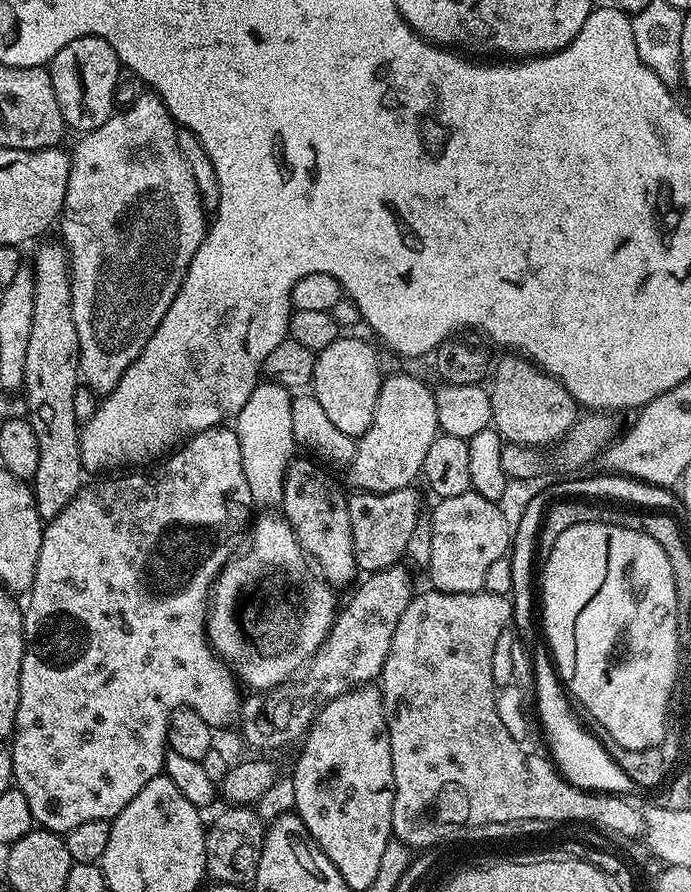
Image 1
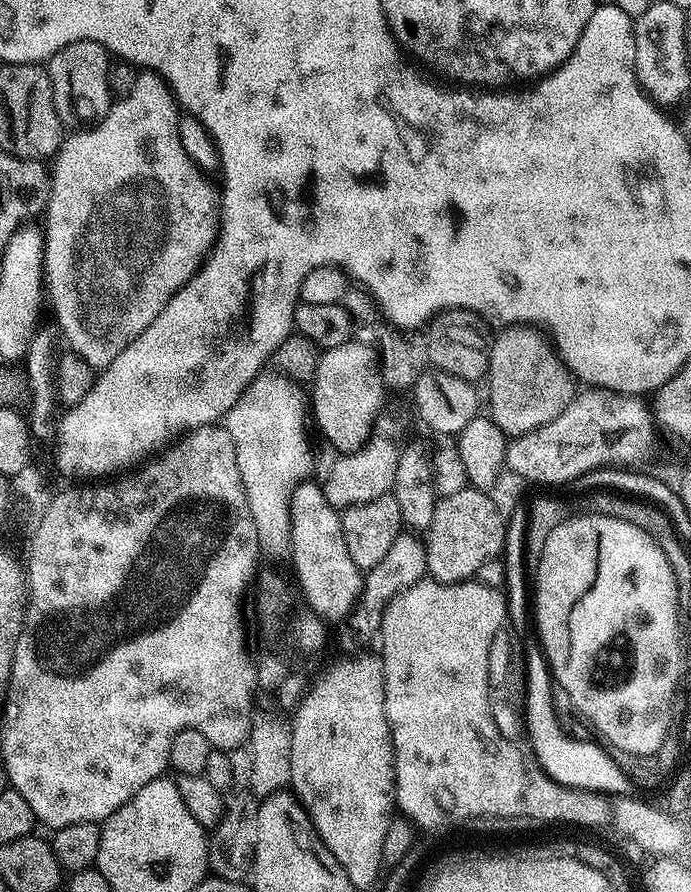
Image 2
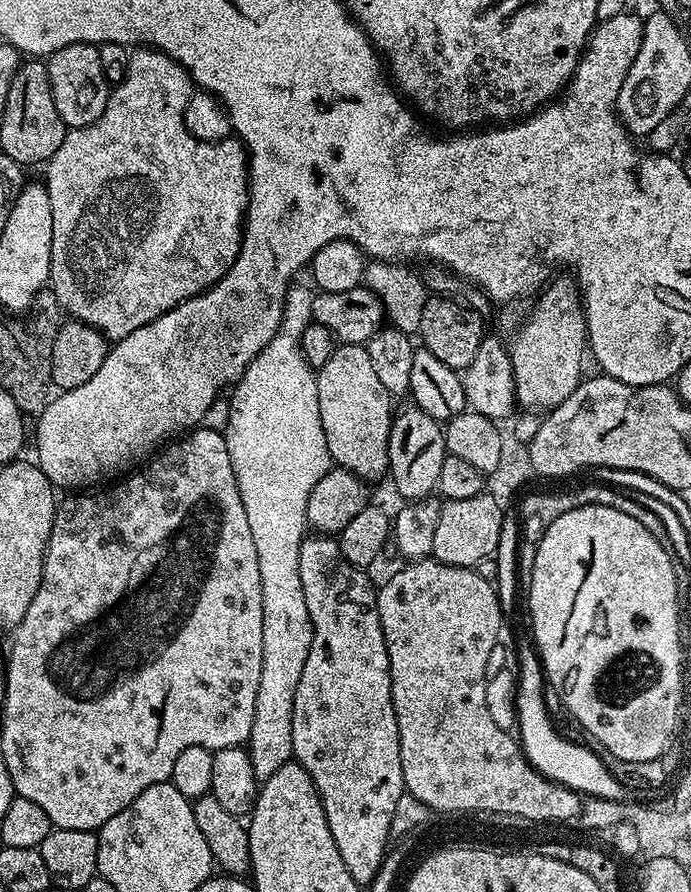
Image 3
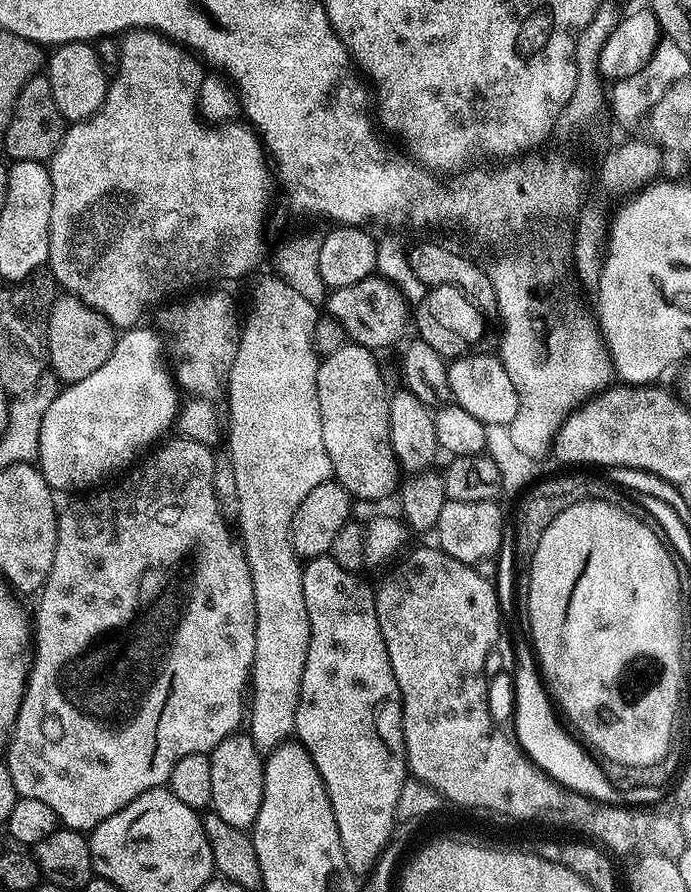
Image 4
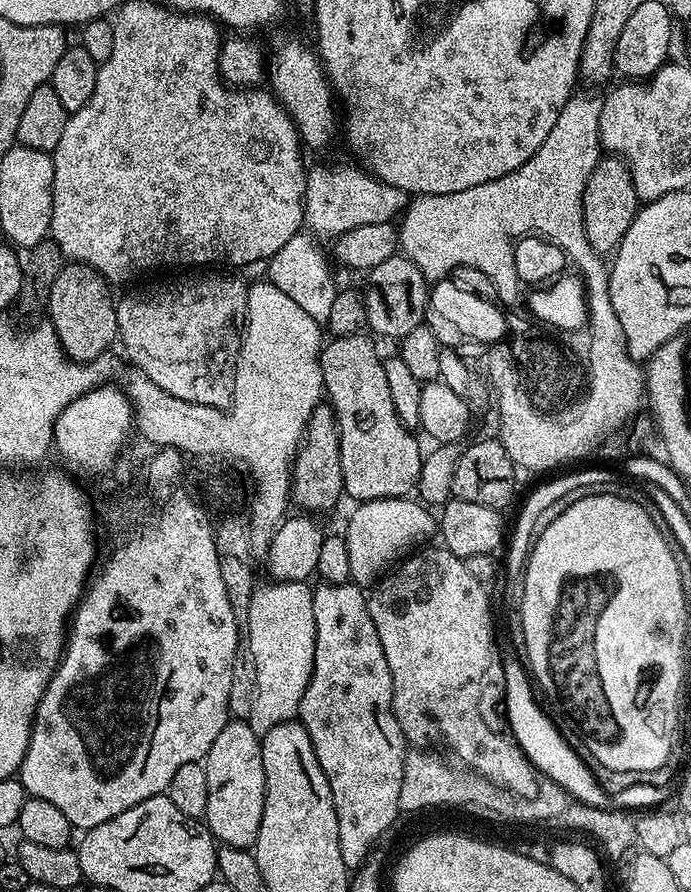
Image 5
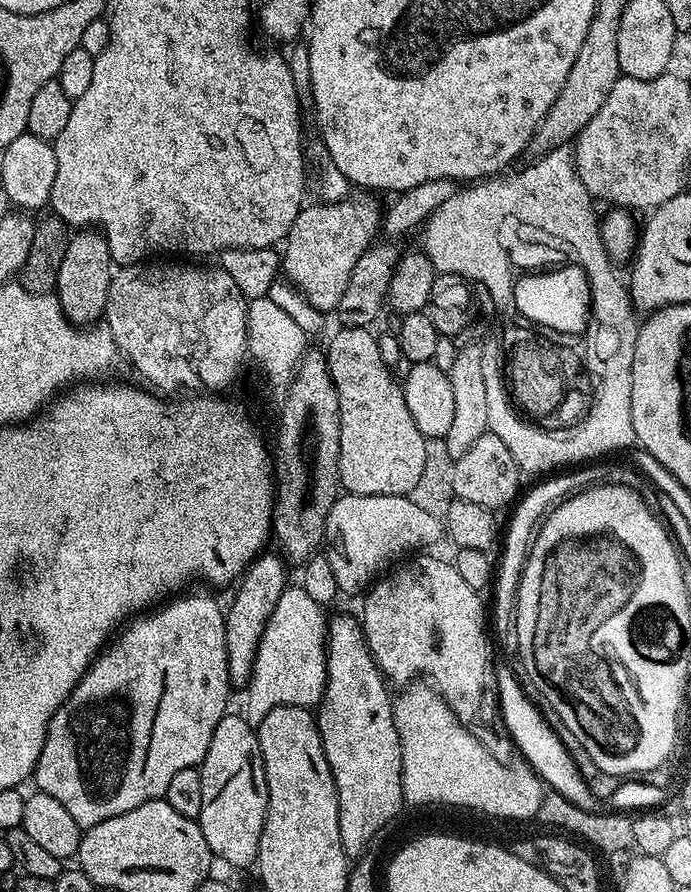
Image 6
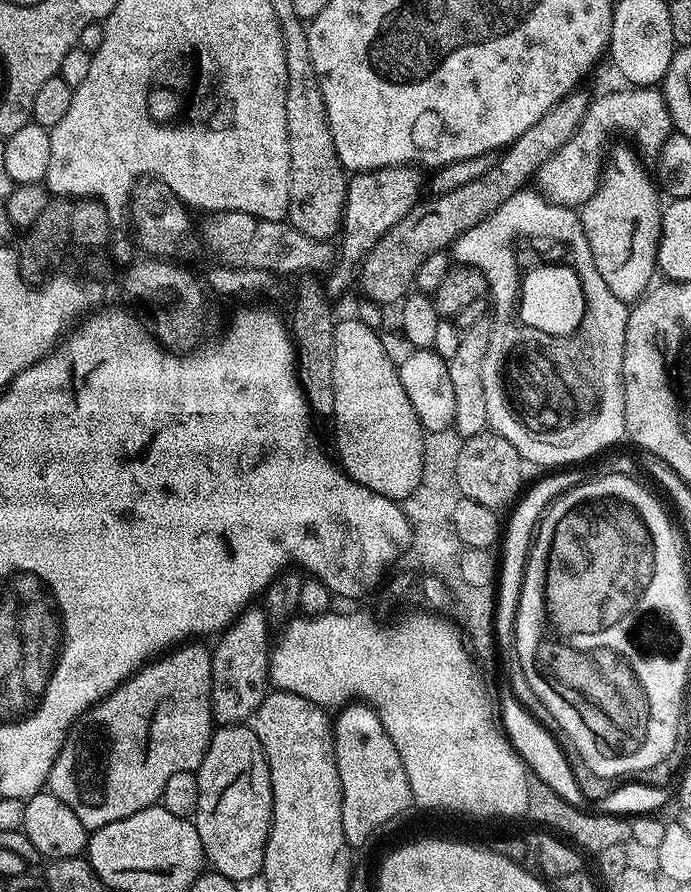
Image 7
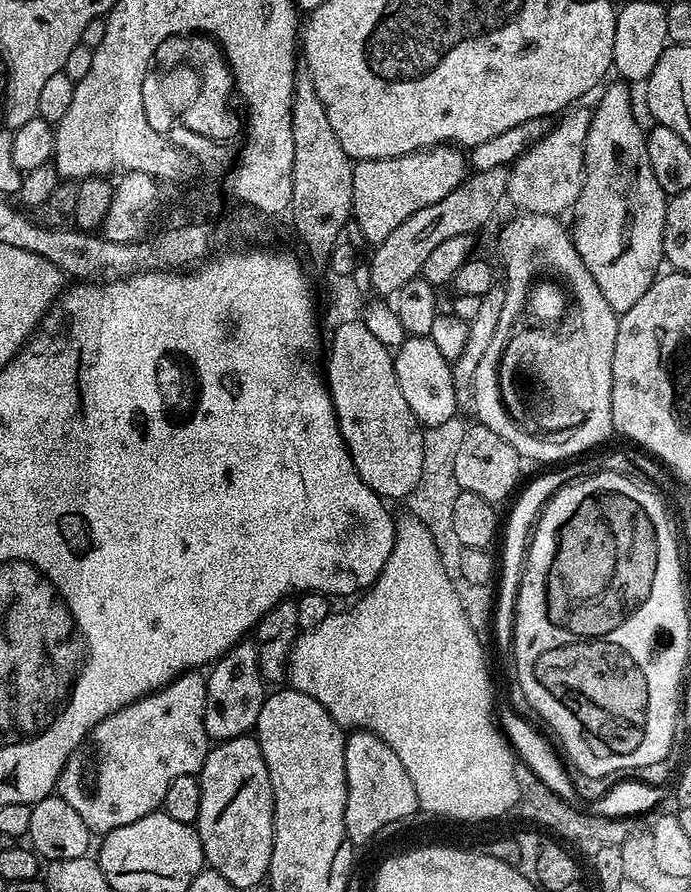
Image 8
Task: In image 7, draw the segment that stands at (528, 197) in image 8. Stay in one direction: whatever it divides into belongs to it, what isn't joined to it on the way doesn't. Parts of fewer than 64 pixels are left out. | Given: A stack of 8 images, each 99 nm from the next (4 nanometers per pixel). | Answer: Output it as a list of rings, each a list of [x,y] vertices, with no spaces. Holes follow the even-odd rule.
[[[620,86],[617,92],[608,92],[591,101],[586,118],[574,130],[570,142],[551,156],[538,173],[539,189],[556,204],[582,206],[598,190],[604,160],[604,143],[608,140],[608,104],[628,104],[628,132],[640,143],[644,152],[659,154],[668,137],[673,135],[674,125],[668,103],[659,87]]]

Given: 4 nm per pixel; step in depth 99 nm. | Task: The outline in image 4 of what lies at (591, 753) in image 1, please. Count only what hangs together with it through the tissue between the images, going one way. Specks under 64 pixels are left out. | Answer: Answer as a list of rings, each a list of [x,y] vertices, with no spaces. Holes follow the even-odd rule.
[[[527,639],[512,644],[512,656],[520,665],[514,671],[515,683],[515,739],[530,760],[539,766],[549,777],[560,786],[591,798],[598,803],[617,805],[622,794],[614,790],[610,780],[602,773],[599,761],[573,736],[568,736],[556,722],[551,697],[538,671],[538,661],[534,649]]]

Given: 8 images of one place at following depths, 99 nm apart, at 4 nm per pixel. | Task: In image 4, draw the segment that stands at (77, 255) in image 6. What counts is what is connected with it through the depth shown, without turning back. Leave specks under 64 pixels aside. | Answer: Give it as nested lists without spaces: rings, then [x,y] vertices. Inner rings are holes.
[[[73,294],[57,295],[48,319],[48,363],[64,382],[81,380],[94,374],[116,345],[117,329],[101,312]]]

